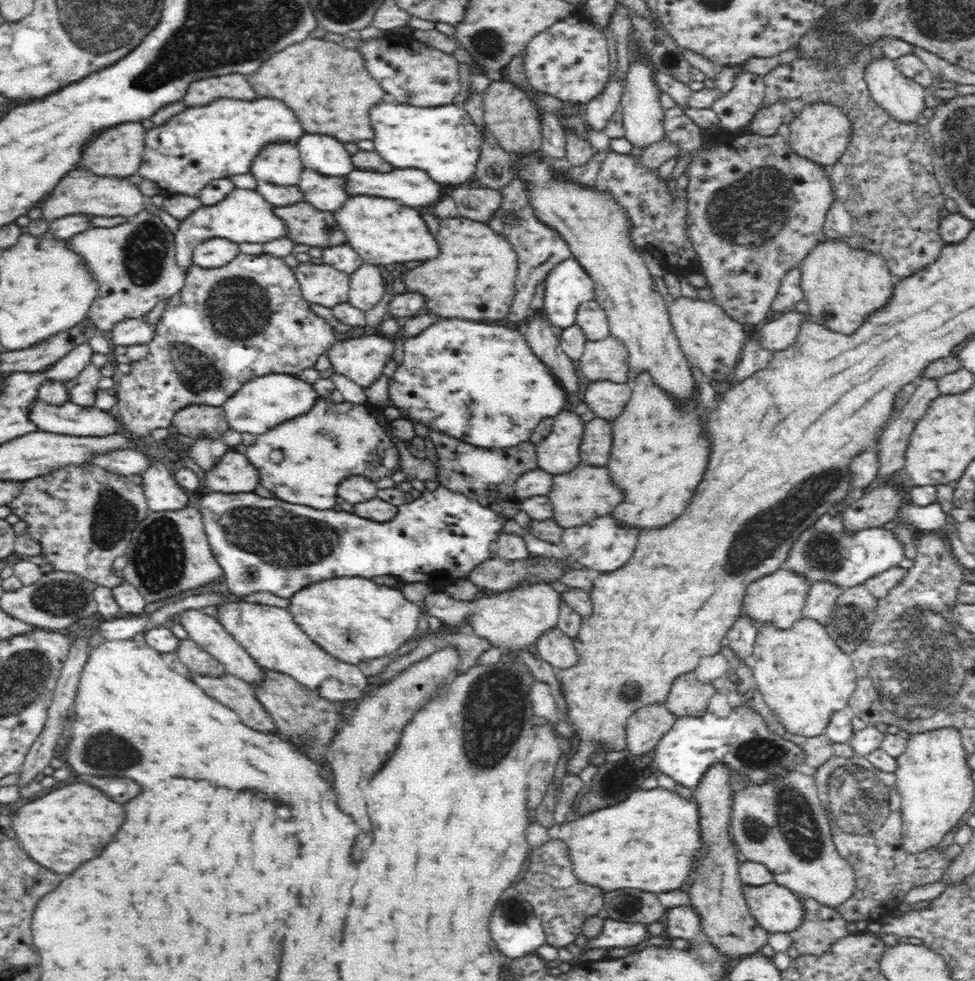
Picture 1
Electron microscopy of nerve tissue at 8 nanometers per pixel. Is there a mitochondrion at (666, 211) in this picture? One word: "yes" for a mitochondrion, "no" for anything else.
yes

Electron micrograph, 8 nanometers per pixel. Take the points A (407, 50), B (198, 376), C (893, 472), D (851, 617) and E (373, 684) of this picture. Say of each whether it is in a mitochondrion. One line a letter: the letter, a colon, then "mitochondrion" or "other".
A: other
B: mitochondrion
C: other
D: mitochondrion
E: other

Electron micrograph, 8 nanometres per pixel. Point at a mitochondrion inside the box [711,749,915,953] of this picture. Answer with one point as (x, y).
(862, 802)

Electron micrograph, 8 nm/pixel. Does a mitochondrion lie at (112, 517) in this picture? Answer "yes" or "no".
yes

